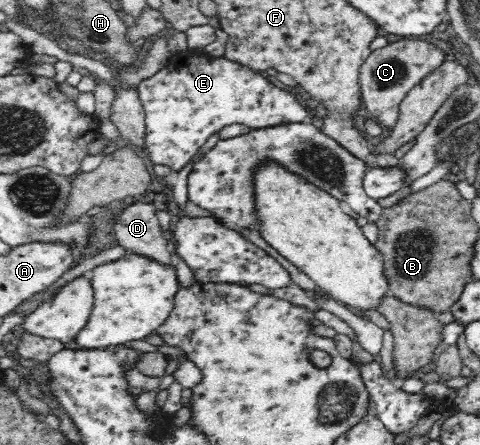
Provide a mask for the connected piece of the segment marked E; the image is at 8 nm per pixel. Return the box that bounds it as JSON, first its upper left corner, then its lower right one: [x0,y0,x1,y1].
[135,48,307,172]

